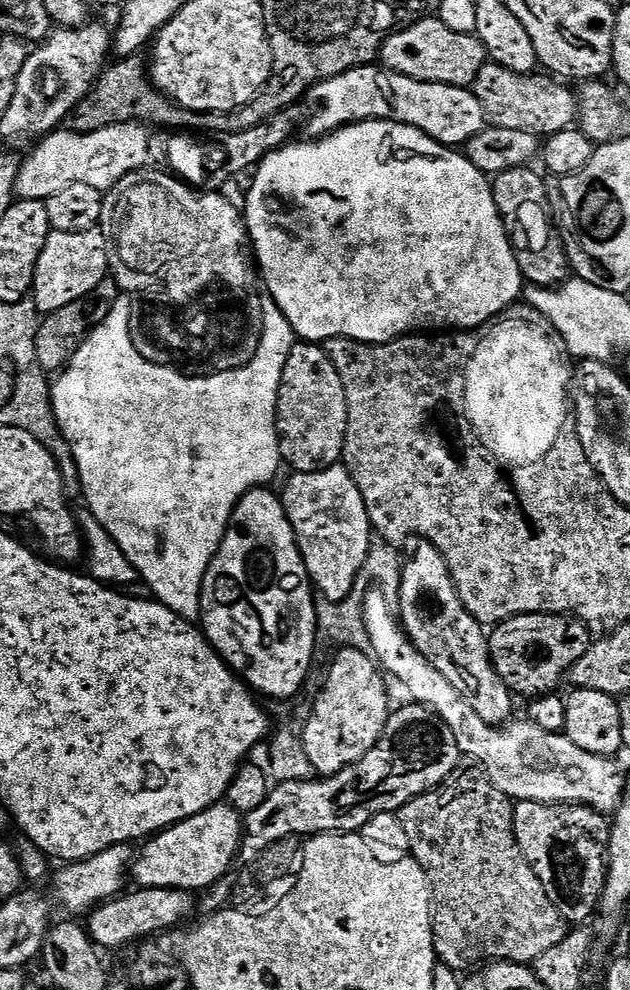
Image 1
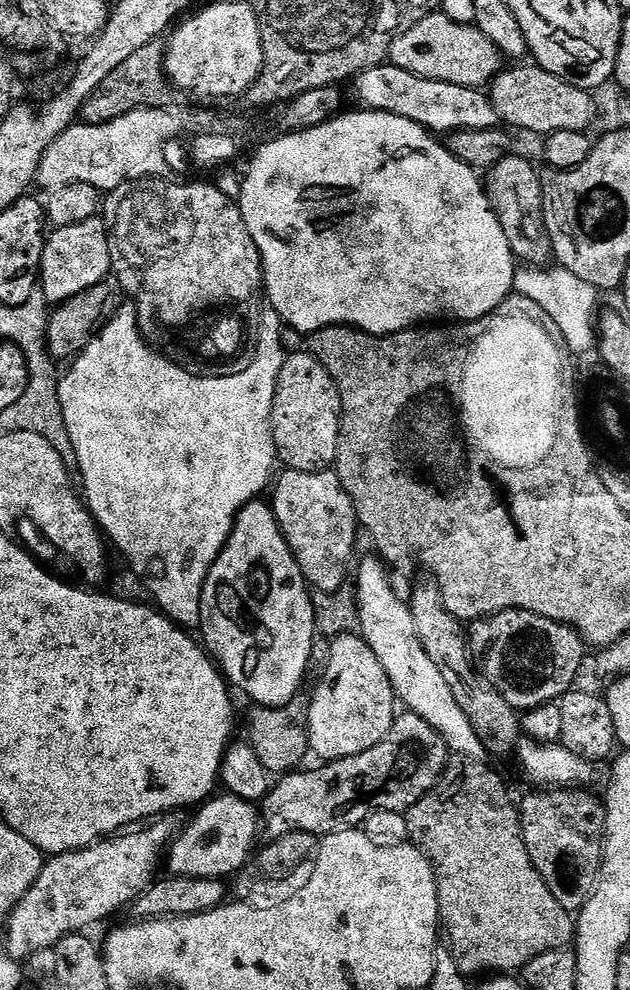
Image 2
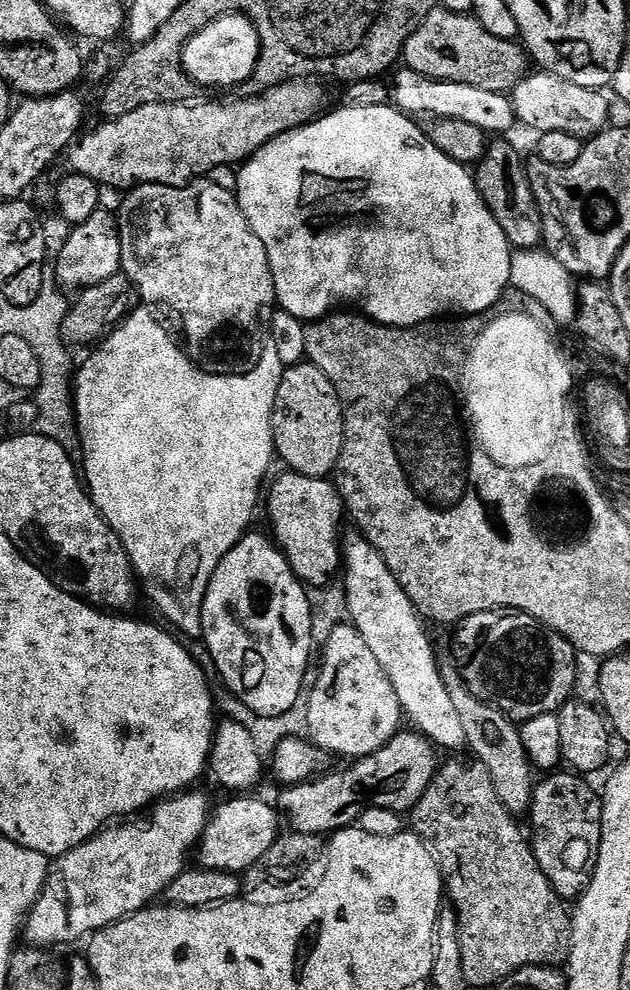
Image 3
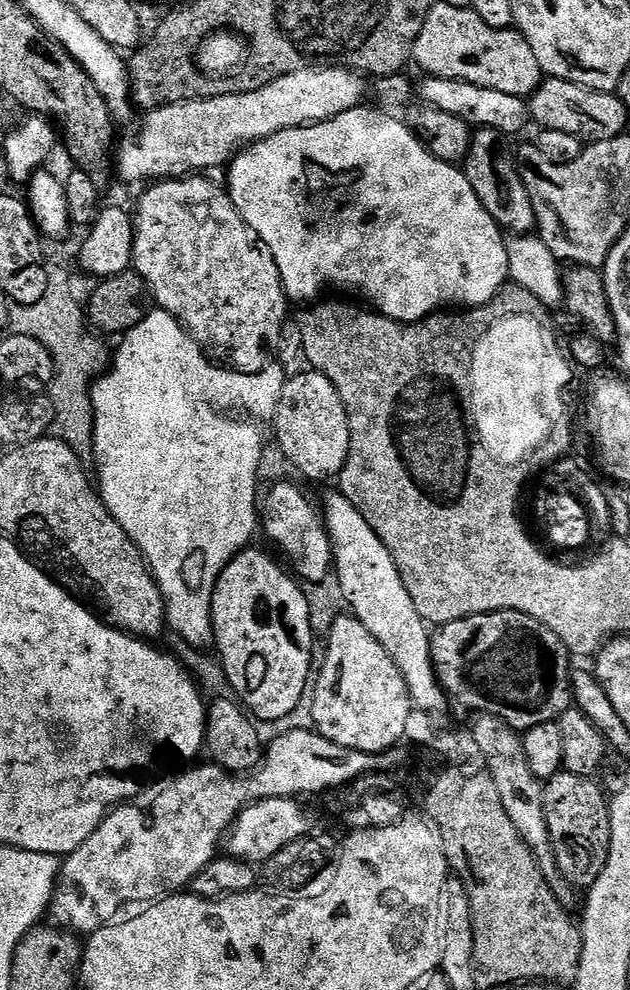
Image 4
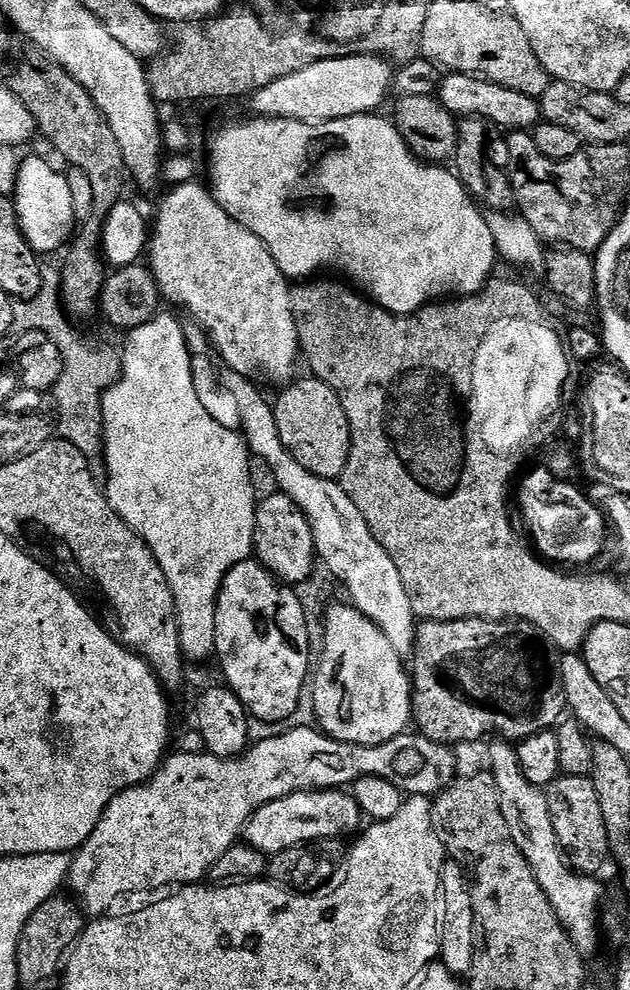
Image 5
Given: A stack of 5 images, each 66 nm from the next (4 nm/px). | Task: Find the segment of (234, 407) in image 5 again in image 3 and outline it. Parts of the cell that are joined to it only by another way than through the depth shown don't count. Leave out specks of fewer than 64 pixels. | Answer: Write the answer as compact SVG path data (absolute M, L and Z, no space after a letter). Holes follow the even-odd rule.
M363 535L345 539L342 548L347 615L352 626L362 634L374 658L386 670L398 694L401 709L415 723L415 729L441 749L454 750L467 745L462 718L451 701L442 671L440 672L430 638L422 626L423 619L409 596L401 588L385 559Z

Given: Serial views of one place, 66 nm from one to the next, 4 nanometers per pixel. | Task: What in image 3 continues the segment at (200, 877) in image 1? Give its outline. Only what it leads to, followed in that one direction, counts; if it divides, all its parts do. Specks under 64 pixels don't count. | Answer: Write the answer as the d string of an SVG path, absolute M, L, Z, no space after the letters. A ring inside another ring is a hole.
M232 798L229 804L224 804L220 809L213 811L208 819L208 826L200 843L198 845L198 856L200 852L199 867L209 868L210 870L222 870L223 872L235 872L243 874L248 872L254 866L254 862L258 862L258 858L262 858L262 854L266 854L266 850L270 850L270 846L274 846L274 842L280 839L282 835L282 816L275 807L272 808L264 800L248 800L252 798Z

